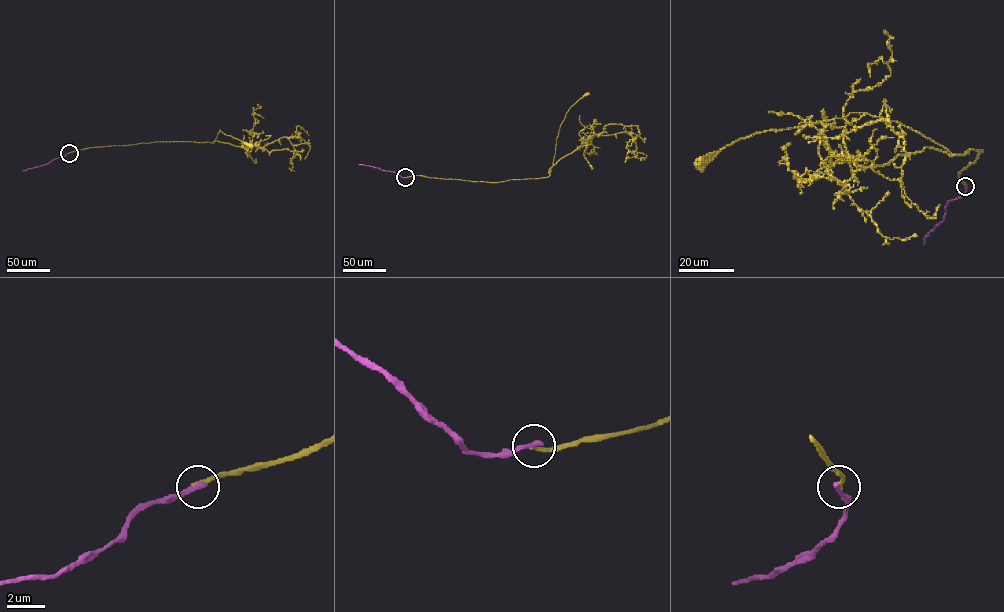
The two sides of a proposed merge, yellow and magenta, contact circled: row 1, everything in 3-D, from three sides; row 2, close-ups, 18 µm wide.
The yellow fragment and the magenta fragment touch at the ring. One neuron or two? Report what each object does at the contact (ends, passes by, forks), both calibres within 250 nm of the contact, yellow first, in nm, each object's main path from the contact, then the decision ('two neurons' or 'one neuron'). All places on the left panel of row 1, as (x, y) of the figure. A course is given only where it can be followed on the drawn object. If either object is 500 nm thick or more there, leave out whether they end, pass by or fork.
yellow ends; magenta ends; calibres 240 and 320 nm; course yellow (69, 153), (91, 147), (157, 142), (213, 143), (220, 130), (251, 146); course magenta (69, 153), (23, 171); one neuron

